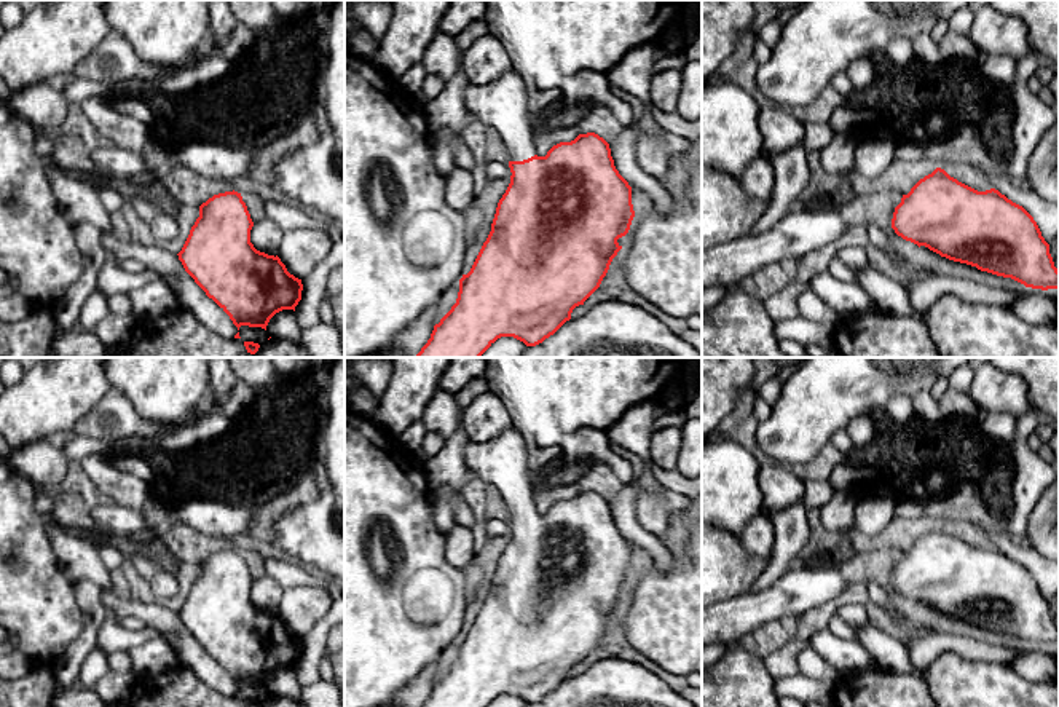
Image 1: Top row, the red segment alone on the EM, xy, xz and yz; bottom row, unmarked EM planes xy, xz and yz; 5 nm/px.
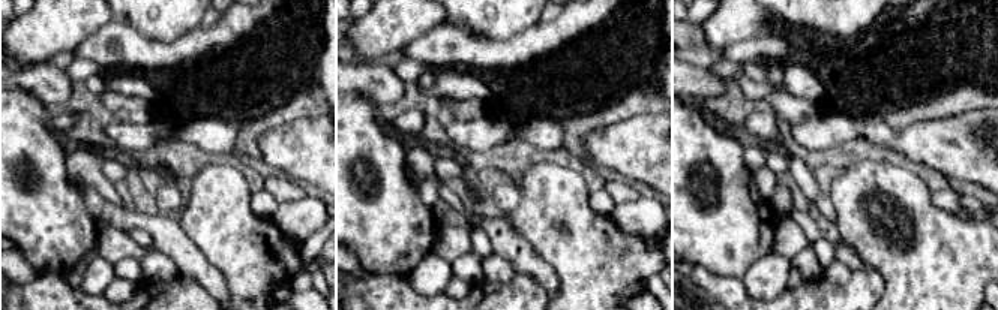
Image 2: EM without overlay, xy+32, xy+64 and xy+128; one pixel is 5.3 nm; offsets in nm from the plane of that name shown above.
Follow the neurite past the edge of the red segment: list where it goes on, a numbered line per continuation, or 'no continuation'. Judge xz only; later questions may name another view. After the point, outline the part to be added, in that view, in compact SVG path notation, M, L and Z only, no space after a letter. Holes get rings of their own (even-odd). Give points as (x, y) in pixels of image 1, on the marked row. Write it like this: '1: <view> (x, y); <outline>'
1: xz (503, 106); M514 67L490 85L469 83L463 99L472 117L499 134L509 161L536 155L539 120L528 105L526 85Z

